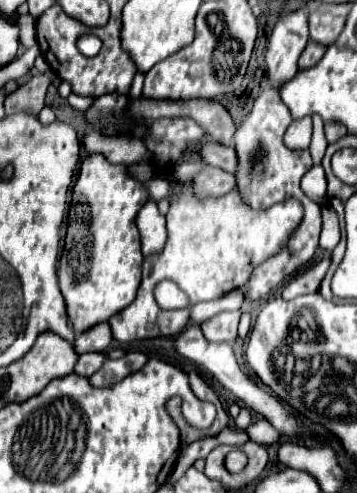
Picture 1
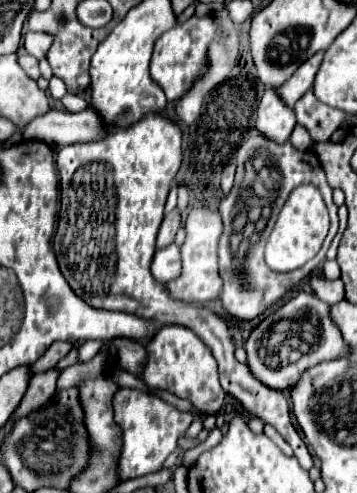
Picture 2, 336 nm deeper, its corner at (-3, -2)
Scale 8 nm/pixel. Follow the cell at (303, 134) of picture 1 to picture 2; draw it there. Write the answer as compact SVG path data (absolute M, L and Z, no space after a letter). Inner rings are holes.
M296 125L296 127L294 127L294 131L292 131L292 135L290 135L290 143L292 143L296 149L300 149L300 151L310 149L310 147L314 145L308 129L302 127L302 125Z

